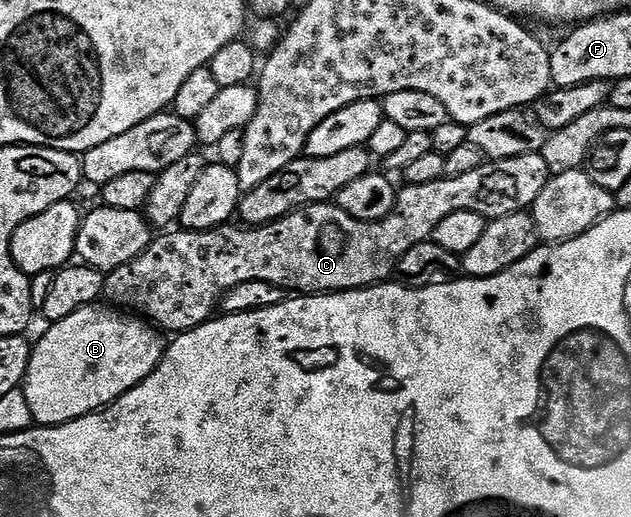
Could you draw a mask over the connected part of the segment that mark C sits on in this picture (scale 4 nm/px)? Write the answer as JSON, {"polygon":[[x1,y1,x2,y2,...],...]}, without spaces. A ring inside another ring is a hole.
{"polygon":[[541,154,494,159,482,162,479,169,463,177,430,181,427,185,411,183,402,186,397,192,395,209,378,223,355,221,355,217,343,213,343,209,332,202,327,202,312,203,309,207,292,211,265,227,226,225,210,231,173,229,158,234,138,259,132,259,127,265,119,265,119,269,108,272,104,298,110,299,108,302,114,308,124,309,156,325,162,332,180,333,195,329,214,318,222,297,235,289,235,285,243,285,243,281,267,281,286,293,302,295,327,295,334,291,360,291,362,287,375,287,396,272,397,263,407,249,432,240,435,228,439,221,443,221,443,217,466,211,479,213,488,221,529,211,539,193,543,193,543,185,547,185,550,177,547,161,543,161]]}

